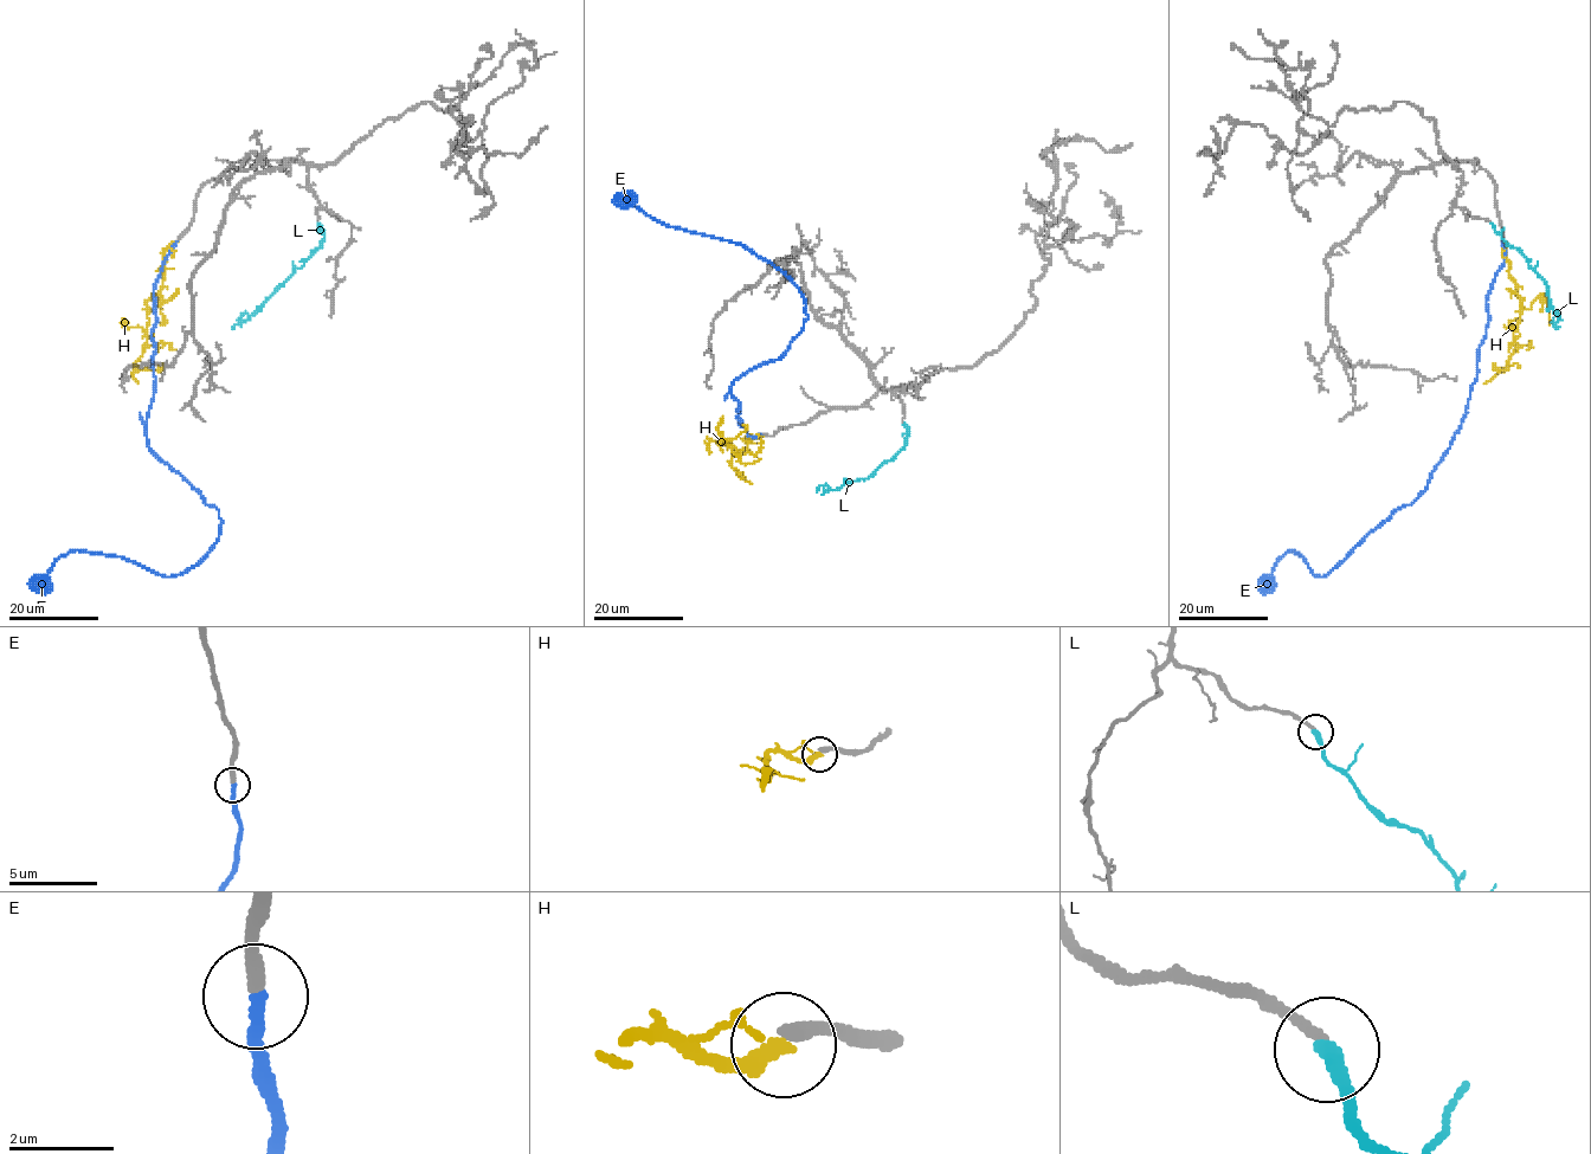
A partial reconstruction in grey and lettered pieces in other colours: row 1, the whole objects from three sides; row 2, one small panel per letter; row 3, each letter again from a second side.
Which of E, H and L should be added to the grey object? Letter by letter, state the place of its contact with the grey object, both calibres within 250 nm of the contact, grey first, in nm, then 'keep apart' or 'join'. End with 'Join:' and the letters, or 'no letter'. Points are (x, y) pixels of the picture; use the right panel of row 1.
E: contact (1502, 242); calibres 300 and 280 nm; join
H: contact (1503, 240); calibres 300 and 320 nm; keep apart
L: contact (1492, 224); calibres 220 and 400 nm; join
Join: E, L

